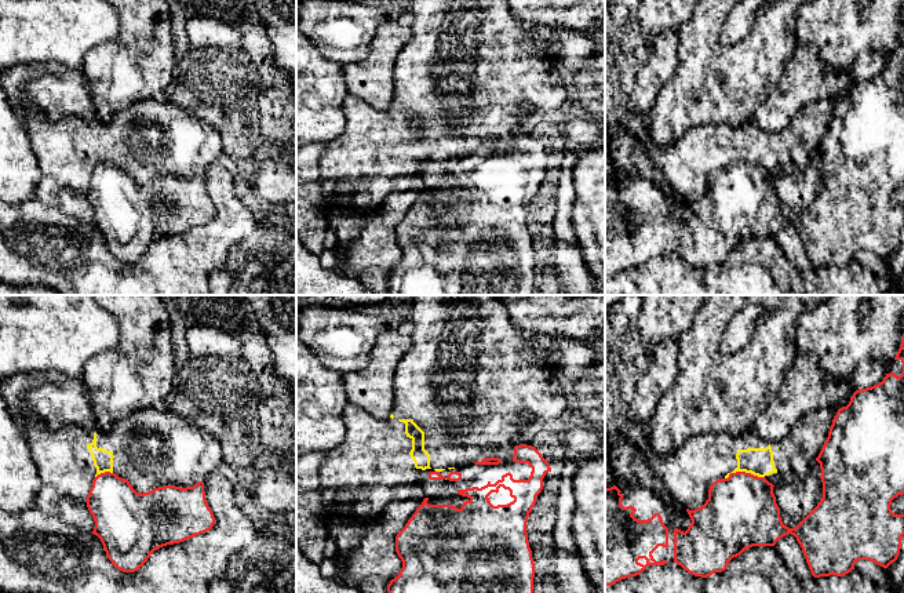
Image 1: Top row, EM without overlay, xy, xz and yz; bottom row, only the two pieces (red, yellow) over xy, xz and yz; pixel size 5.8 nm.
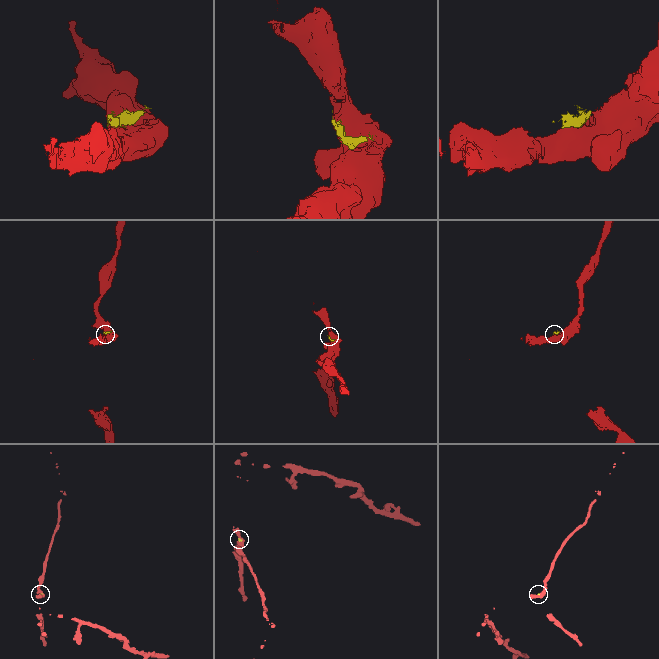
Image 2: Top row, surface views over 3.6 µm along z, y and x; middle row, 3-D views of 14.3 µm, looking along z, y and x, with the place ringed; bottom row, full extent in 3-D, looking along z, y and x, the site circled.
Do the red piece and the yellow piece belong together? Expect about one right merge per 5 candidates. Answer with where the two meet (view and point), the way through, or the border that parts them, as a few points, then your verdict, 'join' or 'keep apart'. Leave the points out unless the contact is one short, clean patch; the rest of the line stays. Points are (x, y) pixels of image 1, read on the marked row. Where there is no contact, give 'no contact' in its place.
contact yz (744, 472); keep apart

